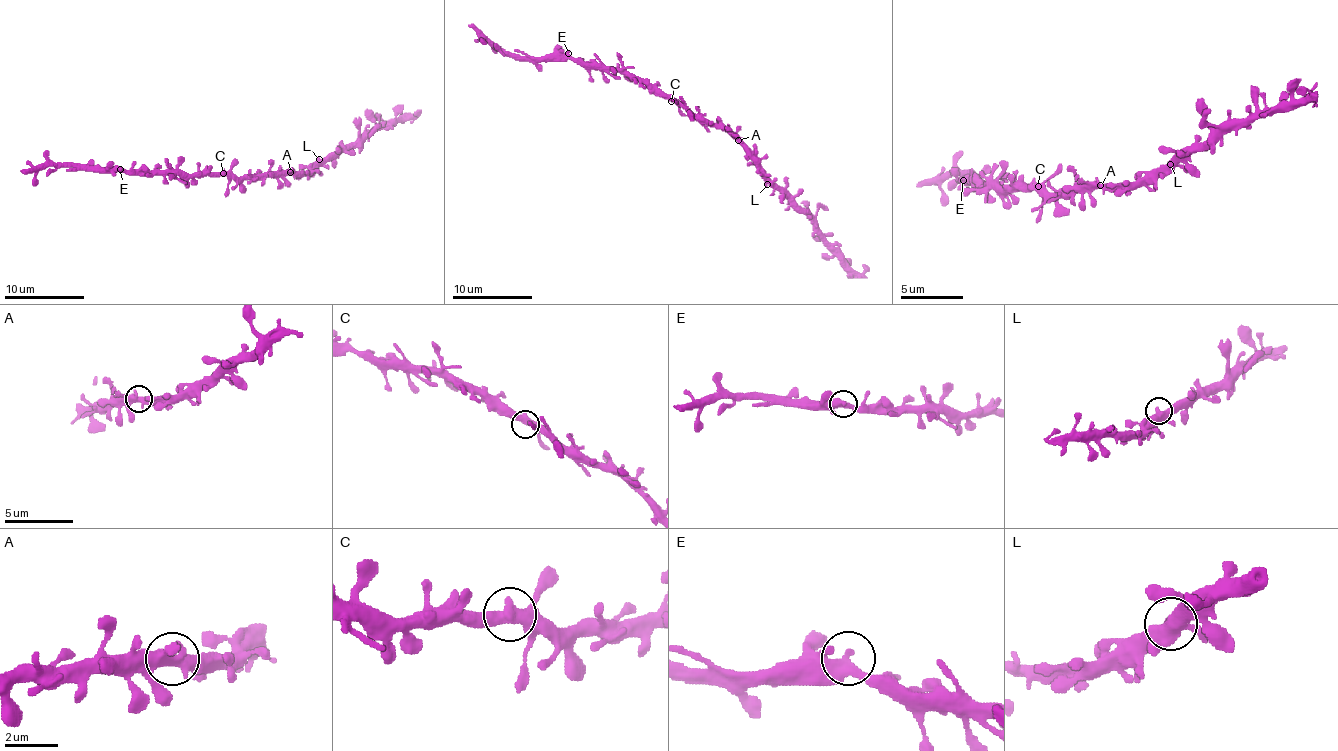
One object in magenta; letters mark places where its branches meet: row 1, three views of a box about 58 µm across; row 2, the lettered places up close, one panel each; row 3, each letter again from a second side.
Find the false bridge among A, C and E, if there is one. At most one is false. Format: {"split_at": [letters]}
{"split_at": []}

